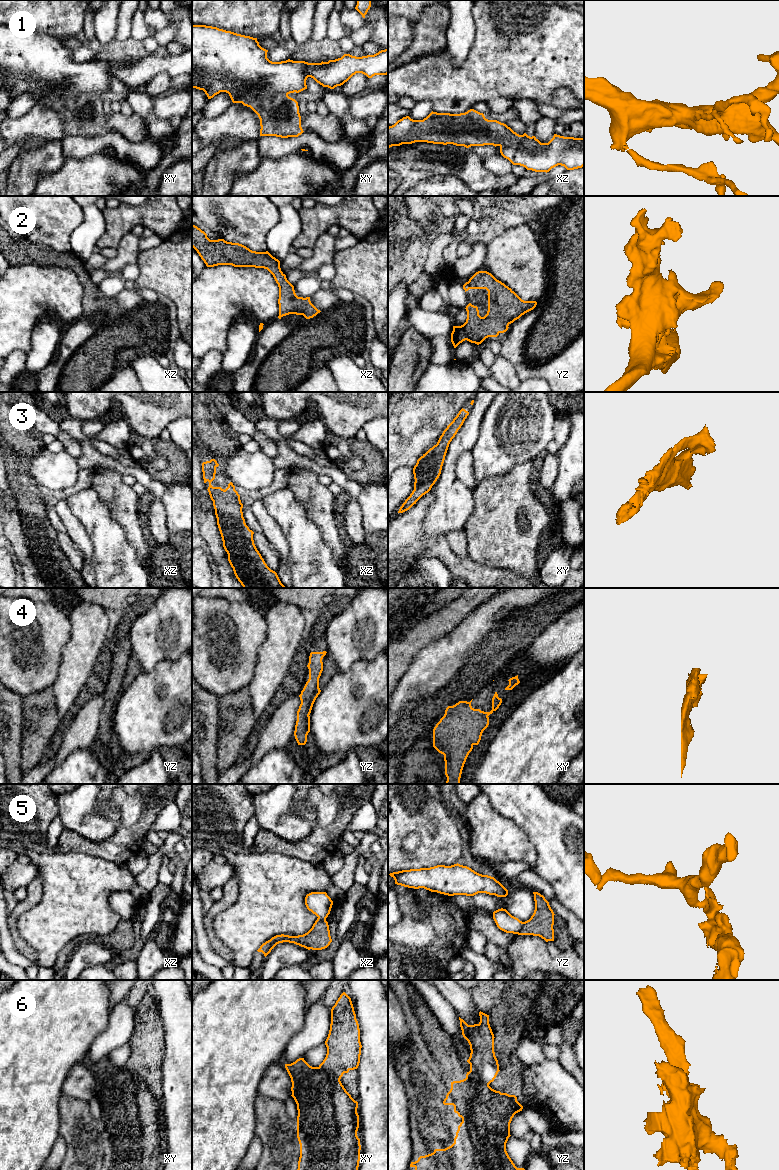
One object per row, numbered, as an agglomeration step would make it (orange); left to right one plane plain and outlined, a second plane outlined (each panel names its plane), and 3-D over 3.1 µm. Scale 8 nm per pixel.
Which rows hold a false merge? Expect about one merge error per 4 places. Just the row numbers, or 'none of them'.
1, 5, 6

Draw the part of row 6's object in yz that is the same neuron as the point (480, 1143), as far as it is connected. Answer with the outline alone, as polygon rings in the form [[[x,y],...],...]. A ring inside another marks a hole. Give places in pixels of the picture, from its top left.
[[[470,1066],[466,1078],[451,1082],[451,1089],[443,1101],[453,1105],[454,1112],[462,1118],[454,1143],[445,1149],[435,1149],[433,1153],[420,1156],[411,1162],[415,1170],[525,1170],[517,1168],[506,1151],[510,1135],[510,1123],[523,1106],[515,1095],[501,1093],[483,1083],[478,1073]]]

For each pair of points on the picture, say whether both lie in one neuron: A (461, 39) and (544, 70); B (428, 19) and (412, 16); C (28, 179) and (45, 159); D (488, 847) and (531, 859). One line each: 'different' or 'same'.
A: different
B: different
C: same
D: same

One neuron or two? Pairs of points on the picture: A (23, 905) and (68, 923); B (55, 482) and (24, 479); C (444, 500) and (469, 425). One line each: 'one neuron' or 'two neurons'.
A: two neurons
B: two neurons
C: one neuron

